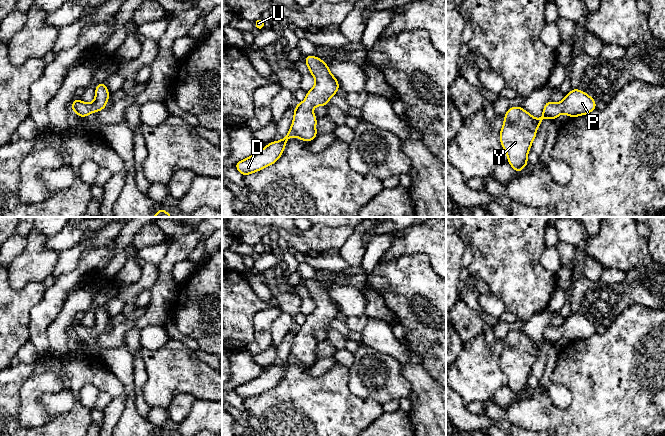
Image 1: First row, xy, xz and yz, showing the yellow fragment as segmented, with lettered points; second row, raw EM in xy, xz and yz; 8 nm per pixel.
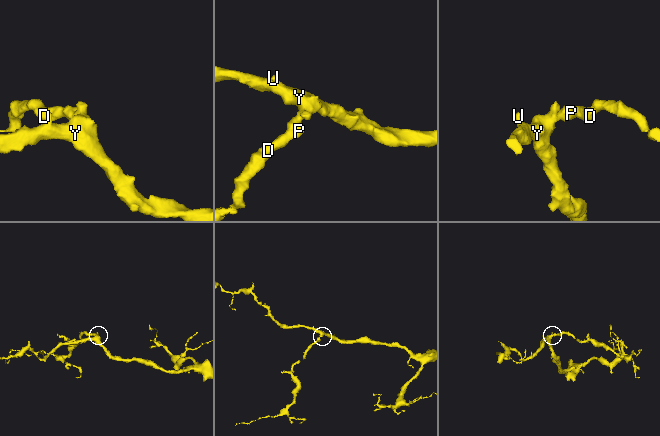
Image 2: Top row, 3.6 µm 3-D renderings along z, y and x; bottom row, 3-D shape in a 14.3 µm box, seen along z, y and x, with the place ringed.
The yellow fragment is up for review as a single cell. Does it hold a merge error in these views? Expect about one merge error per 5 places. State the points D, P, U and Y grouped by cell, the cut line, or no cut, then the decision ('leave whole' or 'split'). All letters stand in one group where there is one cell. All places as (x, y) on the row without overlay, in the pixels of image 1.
groups D P U Y; cut none; leave whole

